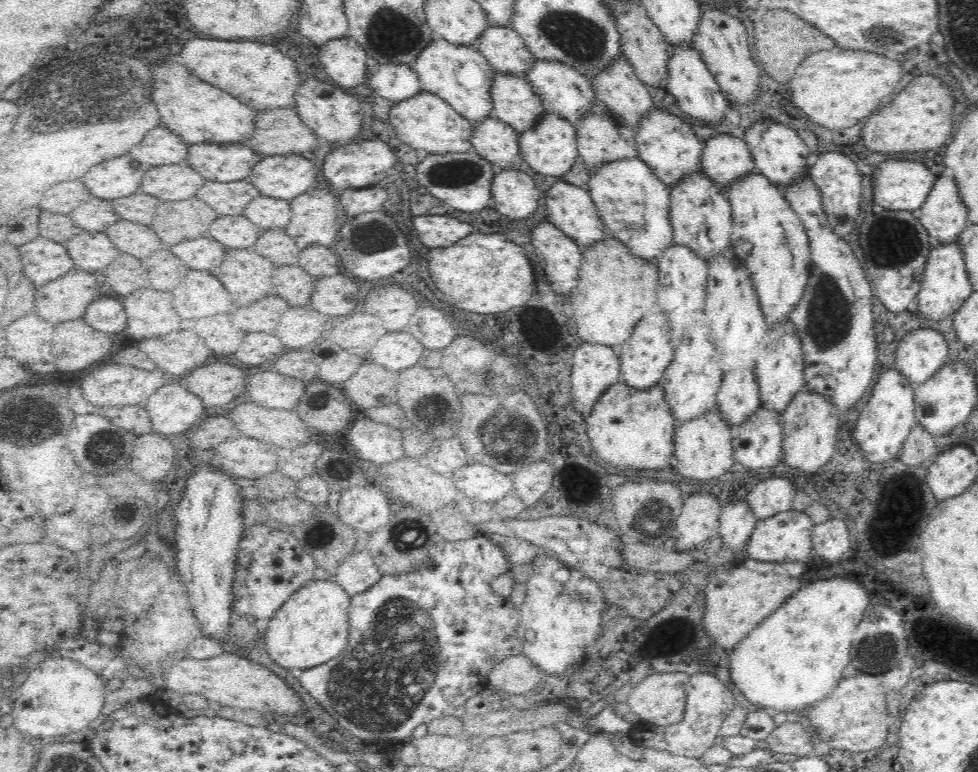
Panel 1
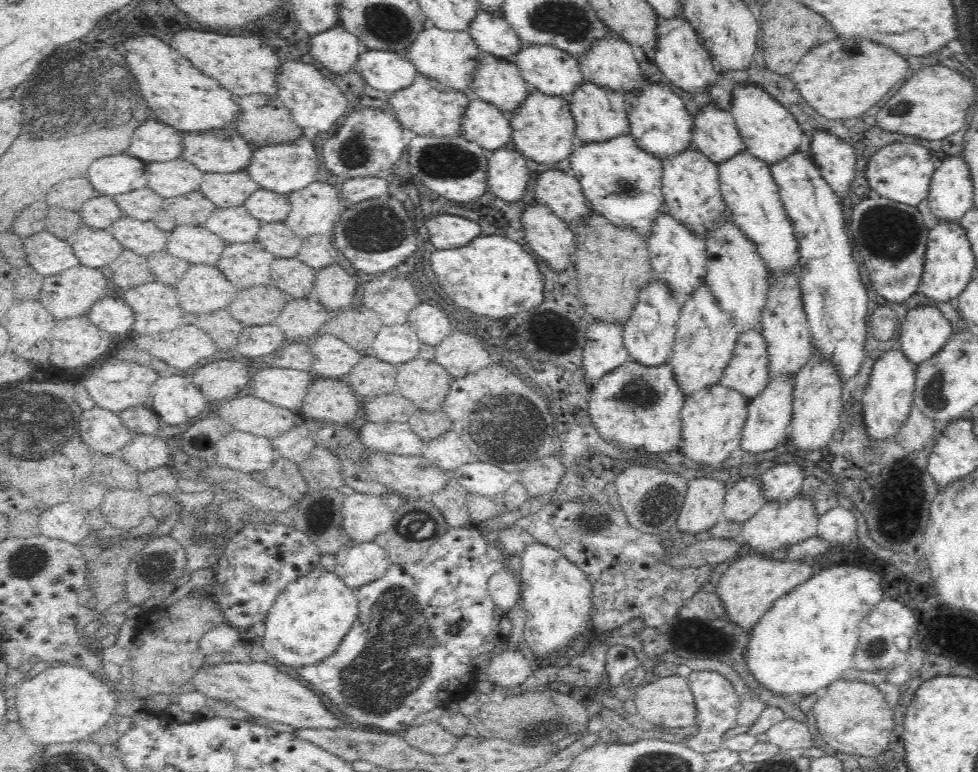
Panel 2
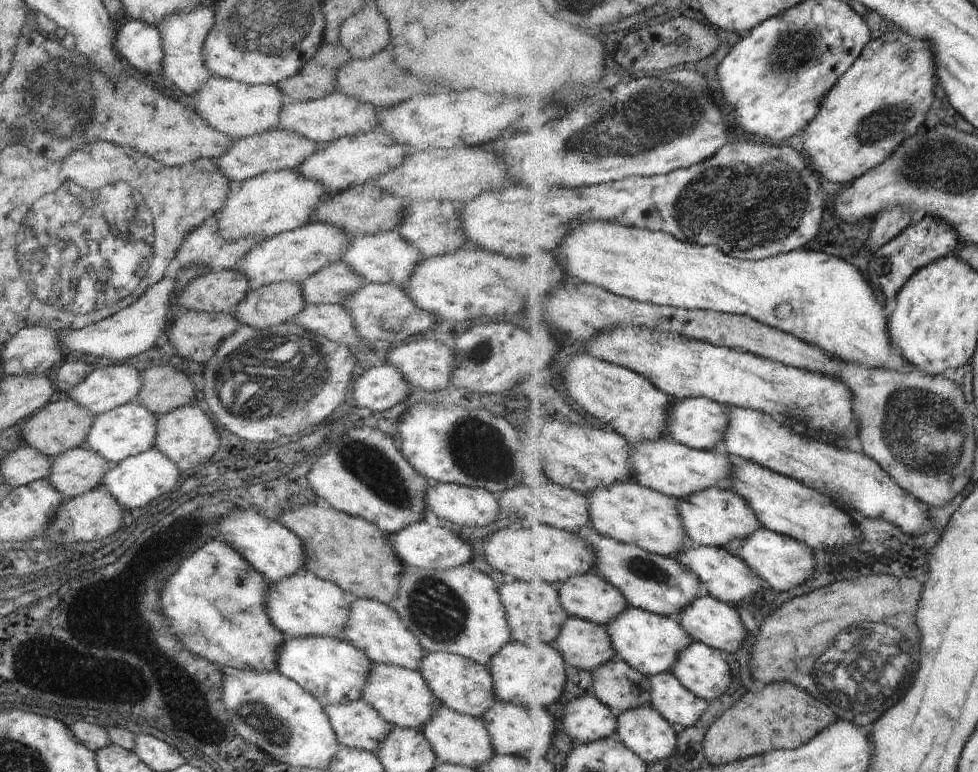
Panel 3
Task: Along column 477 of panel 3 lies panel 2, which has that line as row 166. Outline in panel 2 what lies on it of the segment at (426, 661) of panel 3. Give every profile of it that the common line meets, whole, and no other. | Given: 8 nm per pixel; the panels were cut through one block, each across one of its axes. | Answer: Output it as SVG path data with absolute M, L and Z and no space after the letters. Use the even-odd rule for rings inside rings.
M693 146L677 155L663 158L662 166L663 187L661 189L667 213L706 240L708 231L719 227L724 212L727 210L719 187L719 165L706 158L706 155Z

